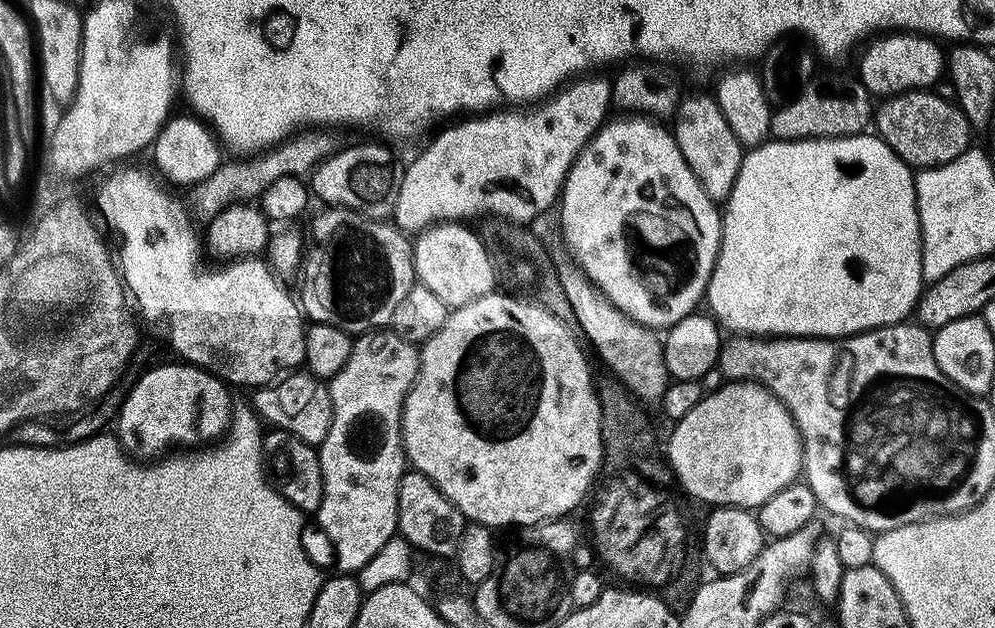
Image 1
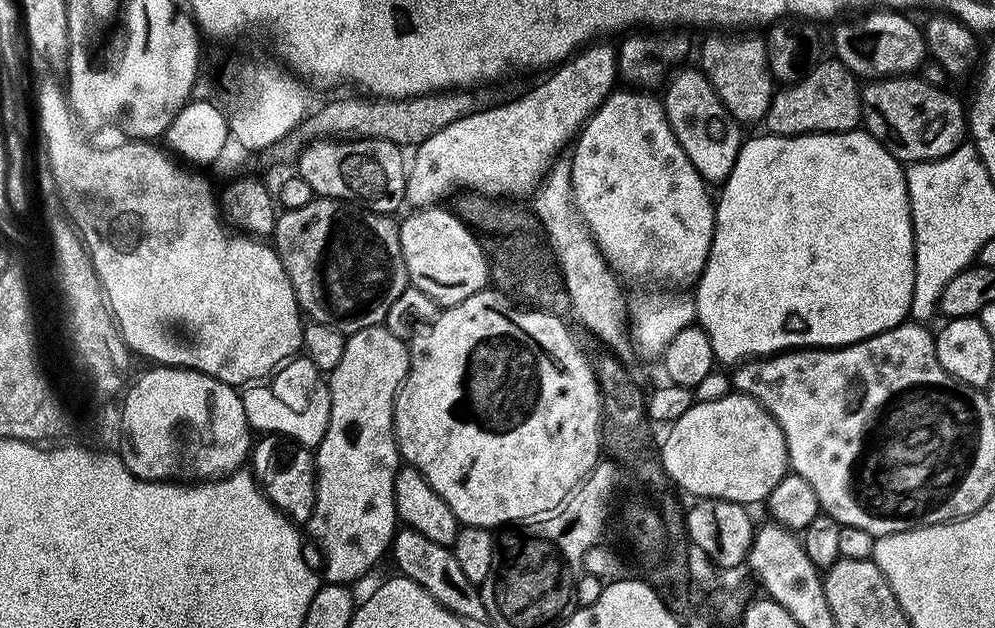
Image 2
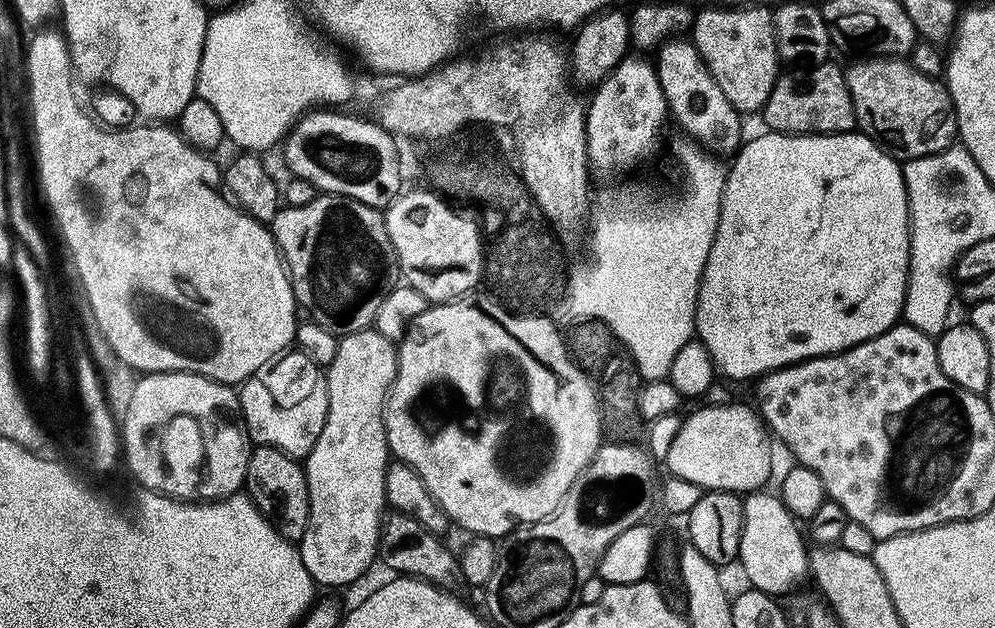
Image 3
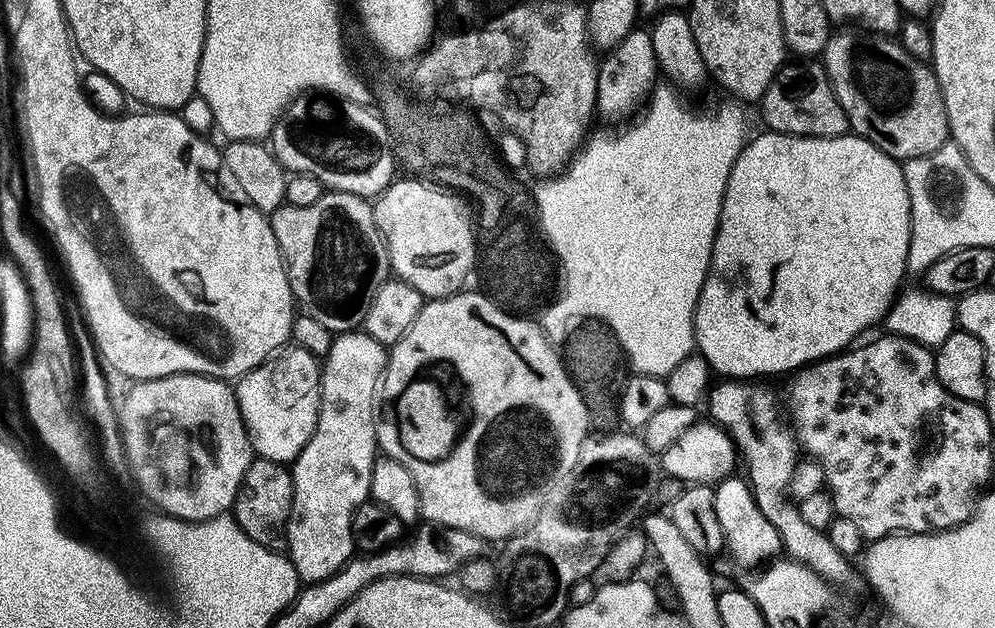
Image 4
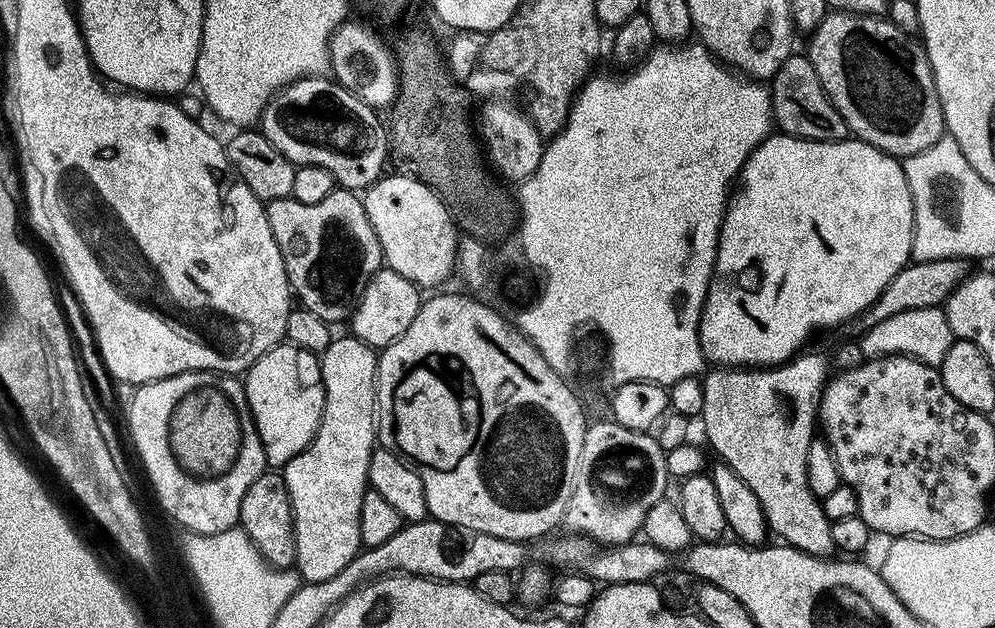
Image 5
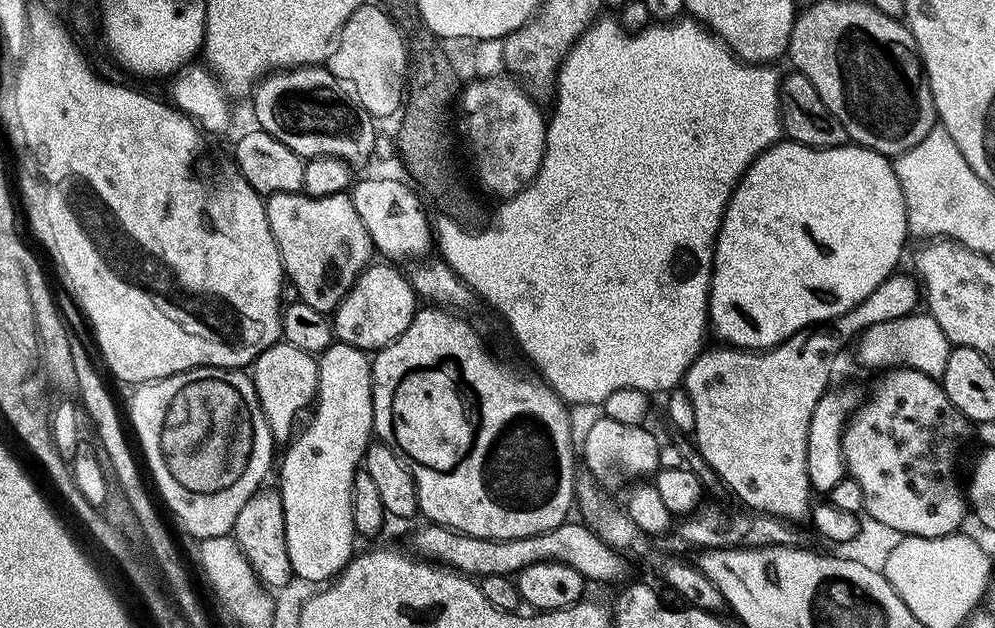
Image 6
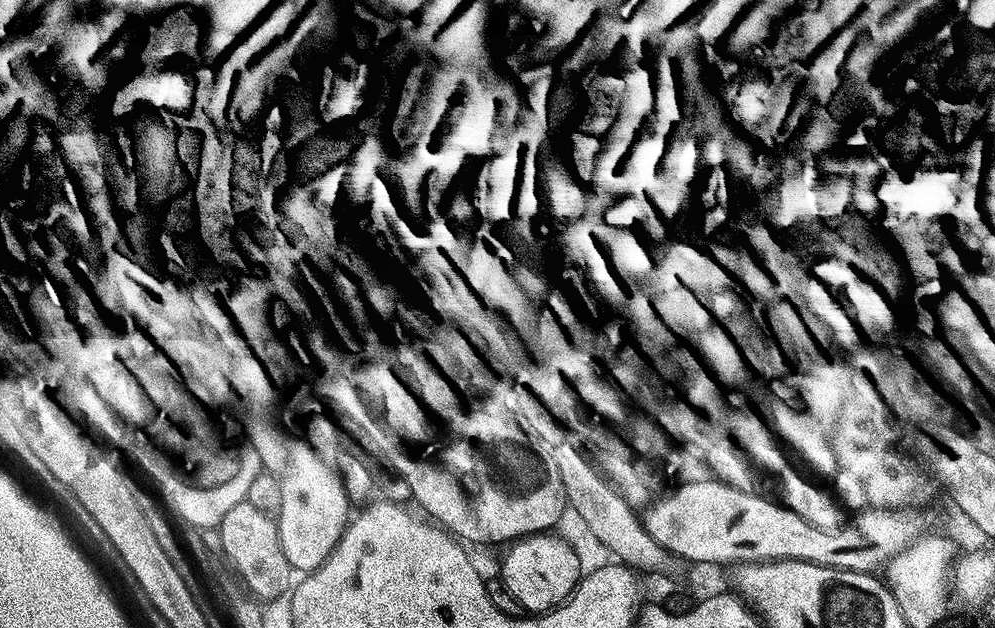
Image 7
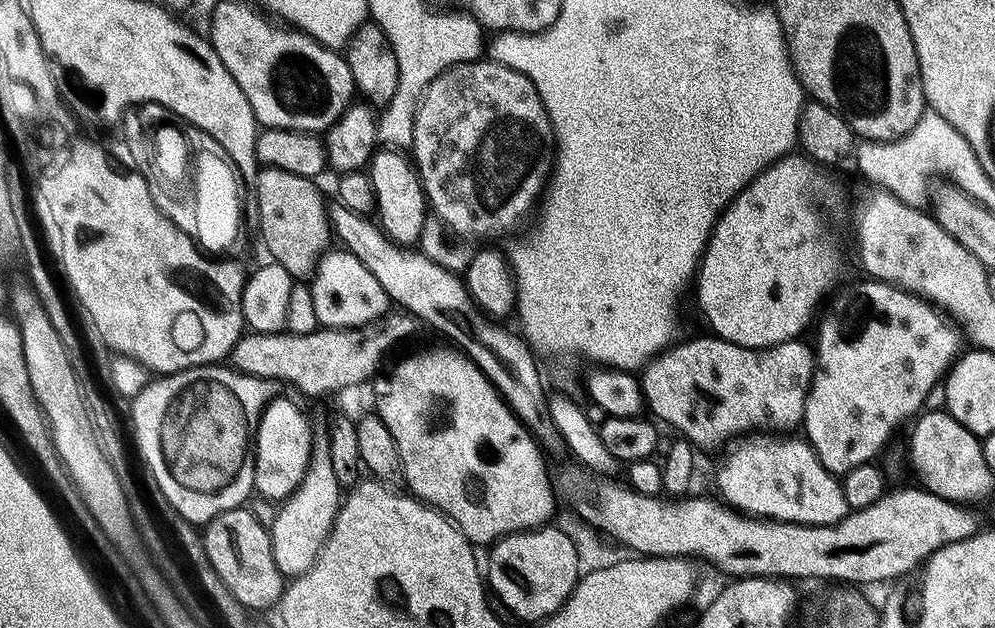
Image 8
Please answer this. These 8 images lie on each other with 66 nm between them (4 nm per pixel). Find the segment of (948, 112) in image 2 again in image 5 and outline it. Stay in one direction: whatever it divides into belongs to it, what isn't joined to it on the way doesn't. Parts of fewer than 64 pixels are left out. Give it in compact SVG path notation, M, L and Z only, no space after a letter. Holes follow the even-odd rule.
M829 11L807 37L806 55L822 82L834 110L842 114L849 133L882 150L887 156L907 158L934 146L945 136L944 111L938 98L928 53L919 39L904 33L884 16L859 16Z

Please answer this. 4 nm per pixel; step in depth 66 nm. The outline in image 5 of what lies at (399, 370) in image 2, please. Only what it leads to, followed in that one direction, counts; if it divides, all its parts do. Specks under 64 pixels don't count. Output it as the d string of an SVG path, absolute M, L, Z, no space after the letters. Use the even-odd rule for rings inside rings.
M351 334L345 336L337 335L332 343L320 356L320 369L322 370L322 382L324 383L324 413L322 414L322 422L318 426L316 436L310 442L310 446L306 446L306 450L302 450L292 459L289 464L284 465L282 475L285 480L286 490L289 494L289 502L292 504L292 531L296 539L296 561L295 571L298 573L301 581L304 582L326 582L326 578L334 578L334 574L338 574L338 570L342 570L342 566L346 566L355 558L357 552L361 551L360 542L360 514L362 512L362 498L365 492L369 491L368 471L370 470L370 458L378 444L378 409L376 406L376 362L378 359L377 349L364 344L361 340L357 340Z

